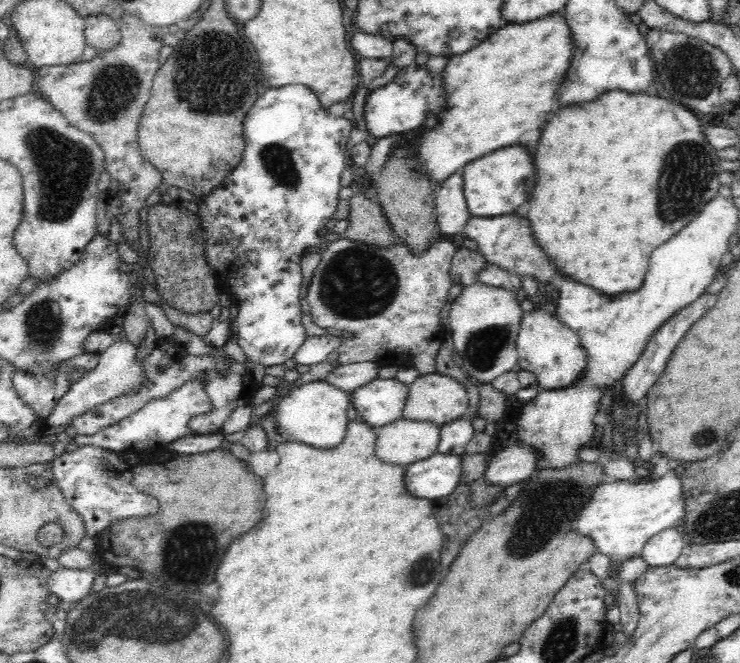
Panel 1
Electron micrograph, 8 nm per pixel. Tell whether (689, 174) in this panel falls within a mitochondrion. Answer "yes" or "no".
yes

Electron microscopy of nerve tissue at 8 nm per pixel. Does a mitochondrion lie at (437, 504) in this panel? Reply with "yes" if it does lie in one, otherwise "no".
no

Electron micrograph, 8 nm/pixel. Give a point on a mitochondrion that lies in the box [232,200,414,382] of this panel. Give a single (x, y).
(357, 282)

